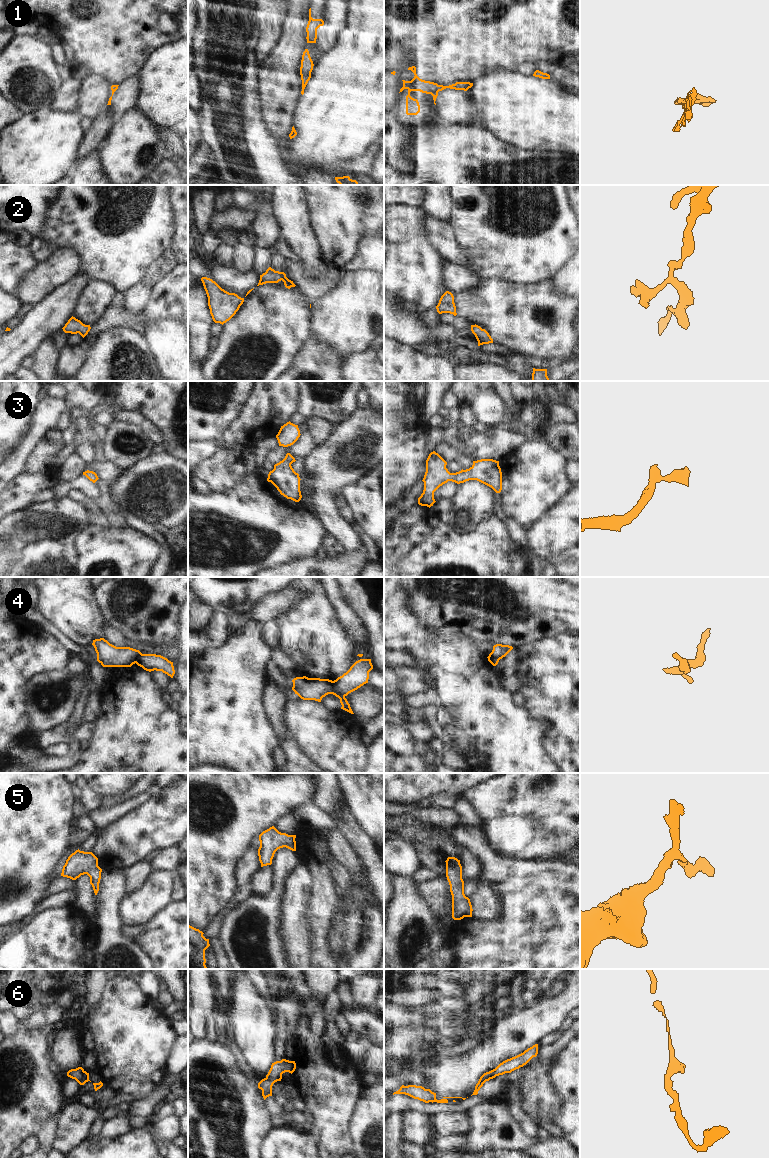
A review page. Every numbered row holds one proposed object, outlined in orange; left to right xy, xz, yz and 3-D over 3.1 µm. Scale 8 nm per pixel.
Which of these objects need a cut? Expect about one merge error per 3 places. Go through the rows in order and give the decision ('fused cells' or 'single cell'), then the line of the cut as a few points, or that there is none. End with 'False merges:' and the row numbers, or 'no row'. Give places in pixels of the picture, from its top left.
1: single cell; cut none
2: single cell; cut none
3: single cell; cut none
4: fused cells; cut xz (332, 681), (333, 688), (344, 696)
5: single cell; cut none
6: single cell; cut none
False merges: 4

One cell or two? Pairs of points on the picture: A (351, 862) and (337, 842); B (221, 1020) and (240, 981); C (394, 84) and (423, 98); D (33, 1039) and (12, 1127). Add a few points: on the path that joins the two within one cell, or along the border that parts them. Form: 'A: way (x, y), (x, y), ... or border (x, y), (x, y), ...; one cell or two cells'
A: way (346, 857), (339, 847); one cell
B: way (231, 1011), (240, 1002), (240, 991); one cell
C: border (394, 75), (401, 81), (402, 86); two cells
D: way (35, 1061), (38, 1074), (29, 1093), (29, 1106); one cell

